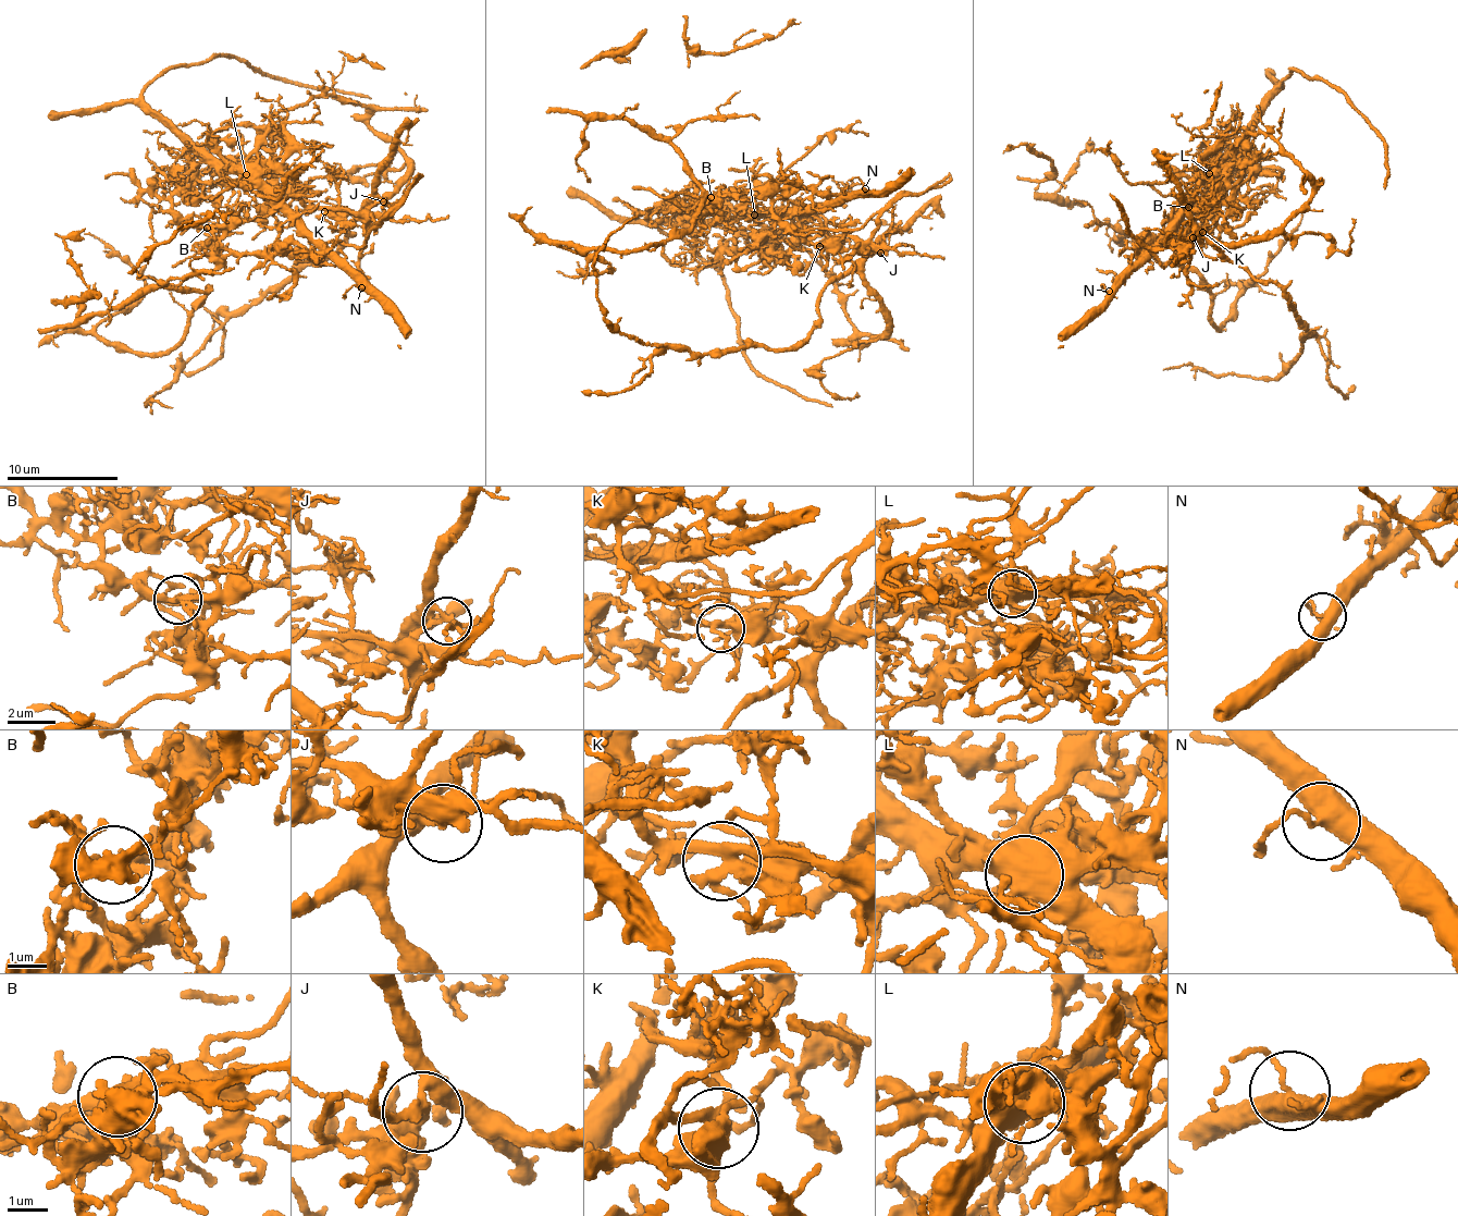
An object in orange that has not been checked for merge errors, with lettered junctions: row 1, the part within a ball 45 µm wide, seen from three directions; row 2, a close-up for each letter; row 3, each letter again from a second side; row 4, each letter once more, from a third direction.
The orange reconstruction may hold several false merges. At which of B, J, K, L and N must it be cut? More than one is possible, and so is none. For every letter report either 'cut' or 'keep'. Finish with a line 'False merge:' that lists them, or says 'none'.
B: cut
J: cut
K: keep
L: cut
N: keep
False merge: B, J, L

